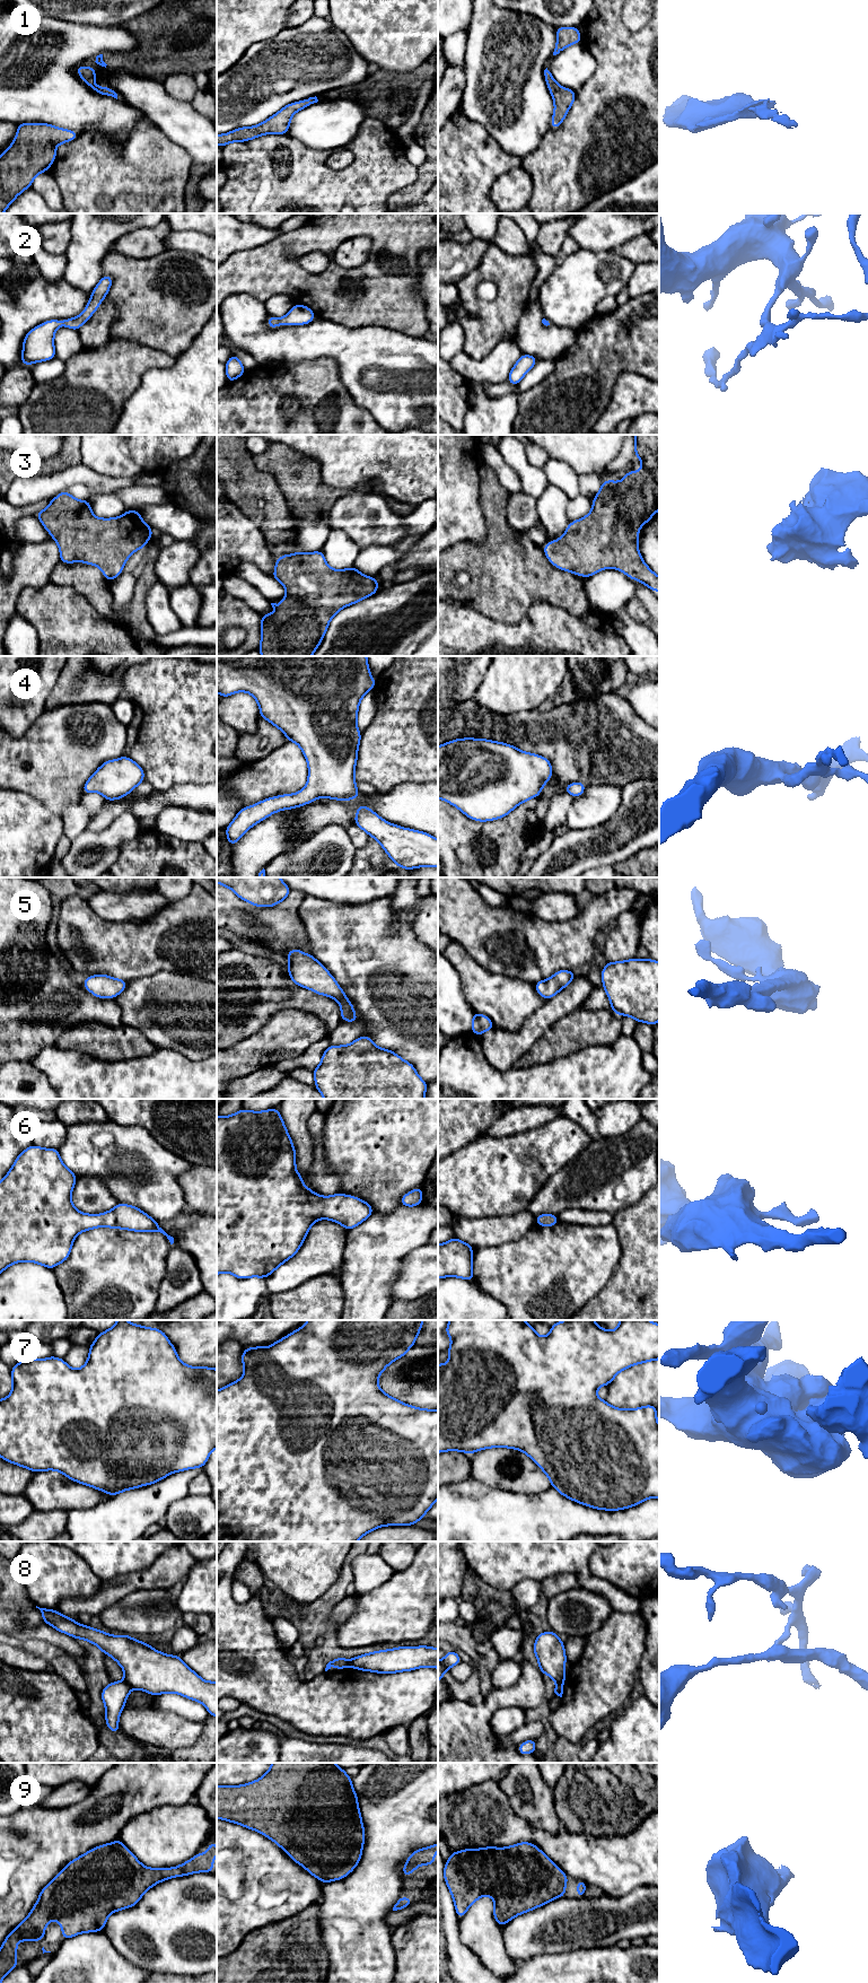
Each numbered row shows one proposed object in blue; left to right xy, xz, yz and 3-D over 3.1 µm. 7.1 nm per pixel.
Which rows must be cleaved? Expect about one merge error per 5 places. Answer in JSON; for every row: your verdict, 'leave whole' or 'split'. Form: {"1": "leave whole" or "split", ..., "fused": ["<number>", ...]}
{"1": "leave whole", "2": "leave whole", "3": "leave whole", "4": "leave whole", "5": "leave whole", "6": "leave whole", "7": "leave whole", "8": "split", "9": "leave whole", "fused": ["8"]}

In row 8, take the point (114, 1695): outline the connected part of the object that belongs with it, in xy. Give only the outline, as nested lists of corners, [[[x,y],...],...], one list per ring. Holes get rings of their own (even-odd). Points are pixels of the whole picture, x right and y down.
[[[113,1681],[102,1691],[102,1700],[106,1709],[105,1721],[113,1732],[120,1732],[119,1719],[132,1687],[124,1681]]]

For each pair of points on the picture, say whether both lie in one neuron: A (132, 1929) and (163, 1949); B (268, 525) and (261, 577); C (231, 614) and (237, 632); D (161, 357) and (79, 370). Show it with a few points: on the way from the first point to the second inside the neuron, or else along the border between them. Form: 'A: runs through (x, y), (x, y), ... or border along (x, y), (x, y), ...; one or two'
A: runs through (140, 1933), (148, 1935), (155, 1941); one
B: border along (271, 576), (286, 590); two
C: border along (228, 626), (239, 626), (245, 631), (240, 644); two
D: runs through (141, 358), (125, 361), (114, 370), (99, 370); one

